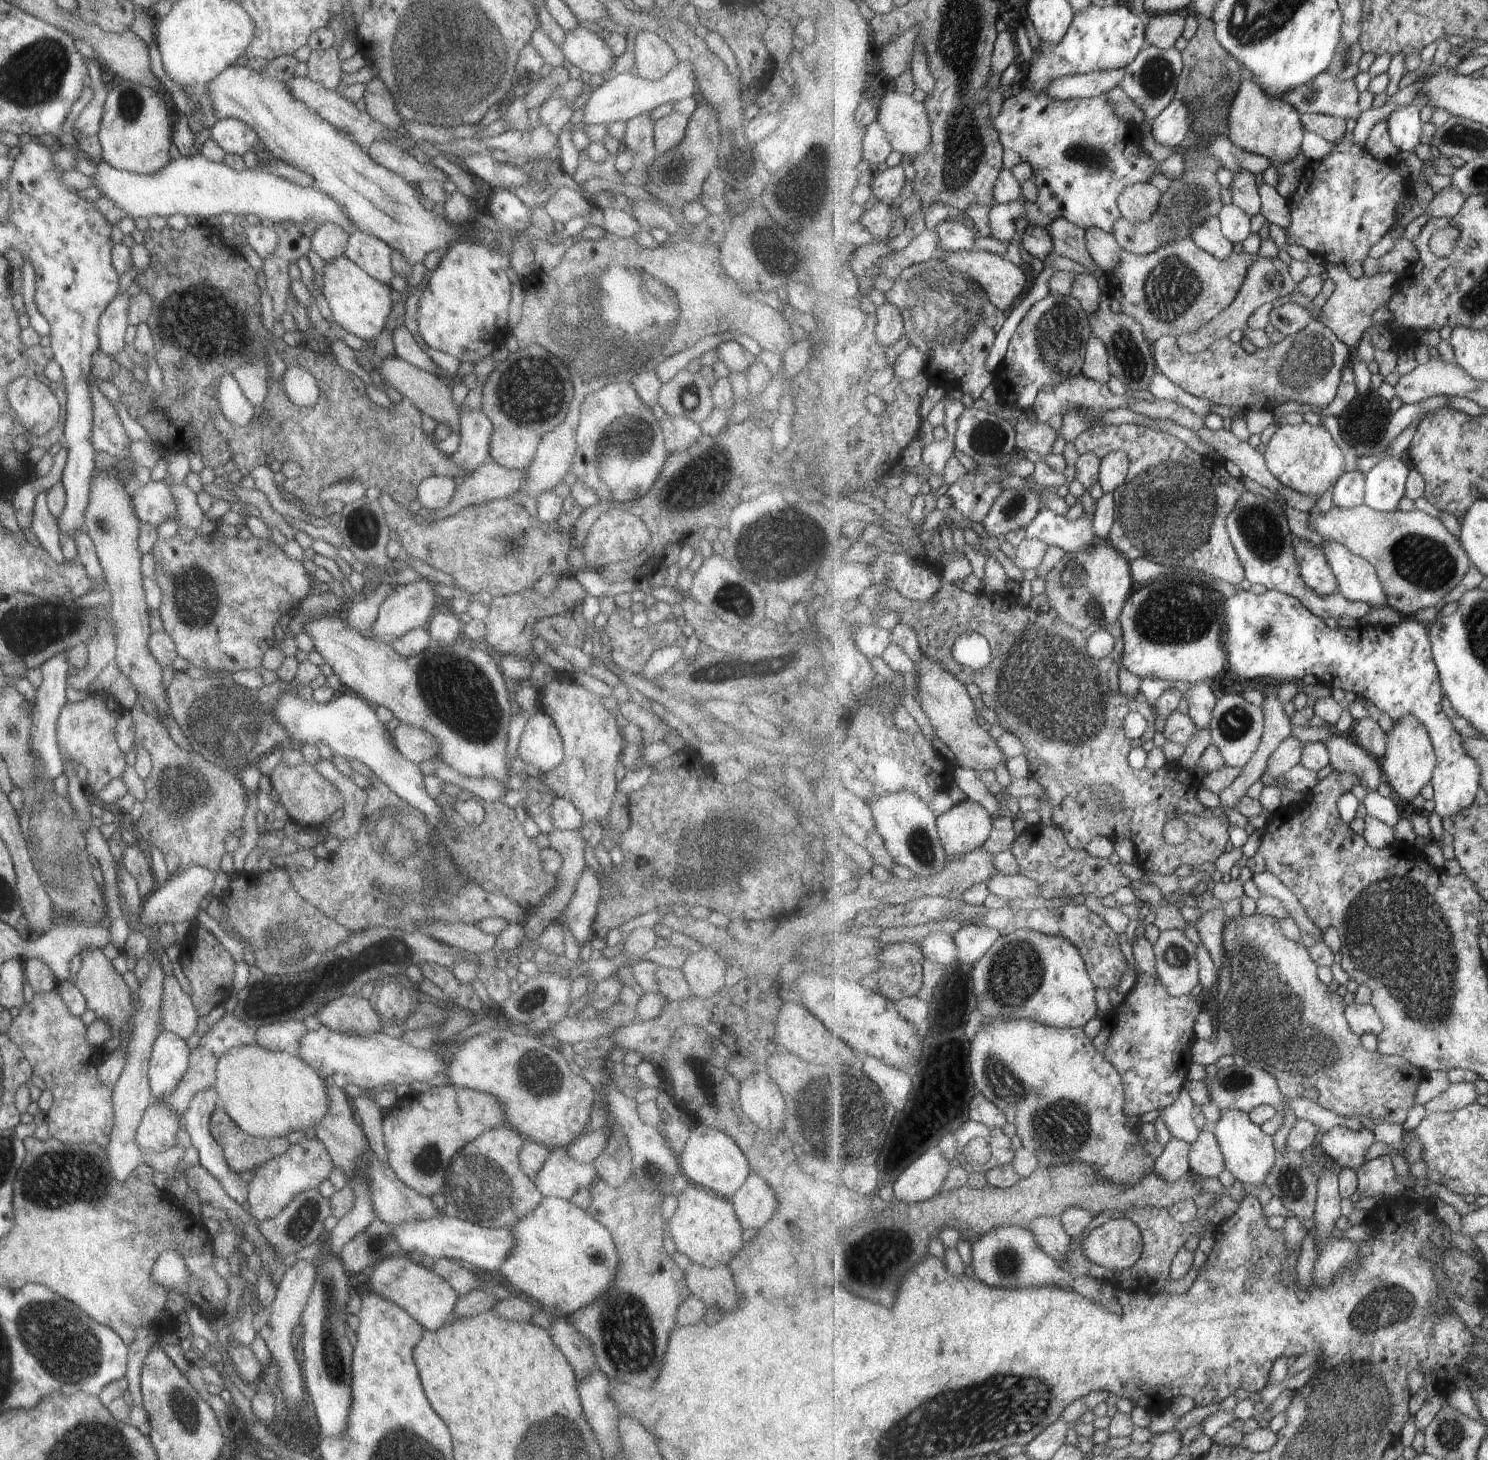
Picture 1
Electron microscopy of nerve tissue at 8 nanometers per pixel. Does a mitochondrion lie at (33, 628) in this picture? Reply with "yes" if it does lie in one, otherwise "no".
yes

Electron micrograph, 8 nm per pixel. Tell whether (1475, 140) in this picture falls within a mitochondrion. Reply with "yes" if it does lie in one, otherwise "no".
yes

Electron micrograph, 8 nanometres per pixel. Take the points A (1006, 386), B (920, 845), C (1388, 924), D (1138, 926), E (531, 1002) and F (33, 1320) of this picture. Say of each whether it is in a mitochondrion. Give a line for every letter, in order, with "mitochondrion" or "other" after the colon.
A: other
B: mitochondrion
C: mitochondrion
D: other
E: other
F: mitochondrion

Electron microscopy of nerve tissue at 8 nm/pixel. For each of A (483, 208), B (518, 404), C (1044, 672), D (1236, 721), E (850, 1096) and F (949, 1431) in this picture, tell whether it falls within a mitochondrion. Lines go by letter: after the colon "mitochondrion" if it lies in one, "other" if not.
A: other
B: mitochondrion
C: mitochondrion
D: mitochondrion
E: mitochondrion
F: mitochondrion

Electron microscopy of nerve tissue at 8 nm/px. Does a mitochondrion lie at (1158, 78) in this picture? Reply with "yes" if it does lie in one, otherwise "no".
yes

